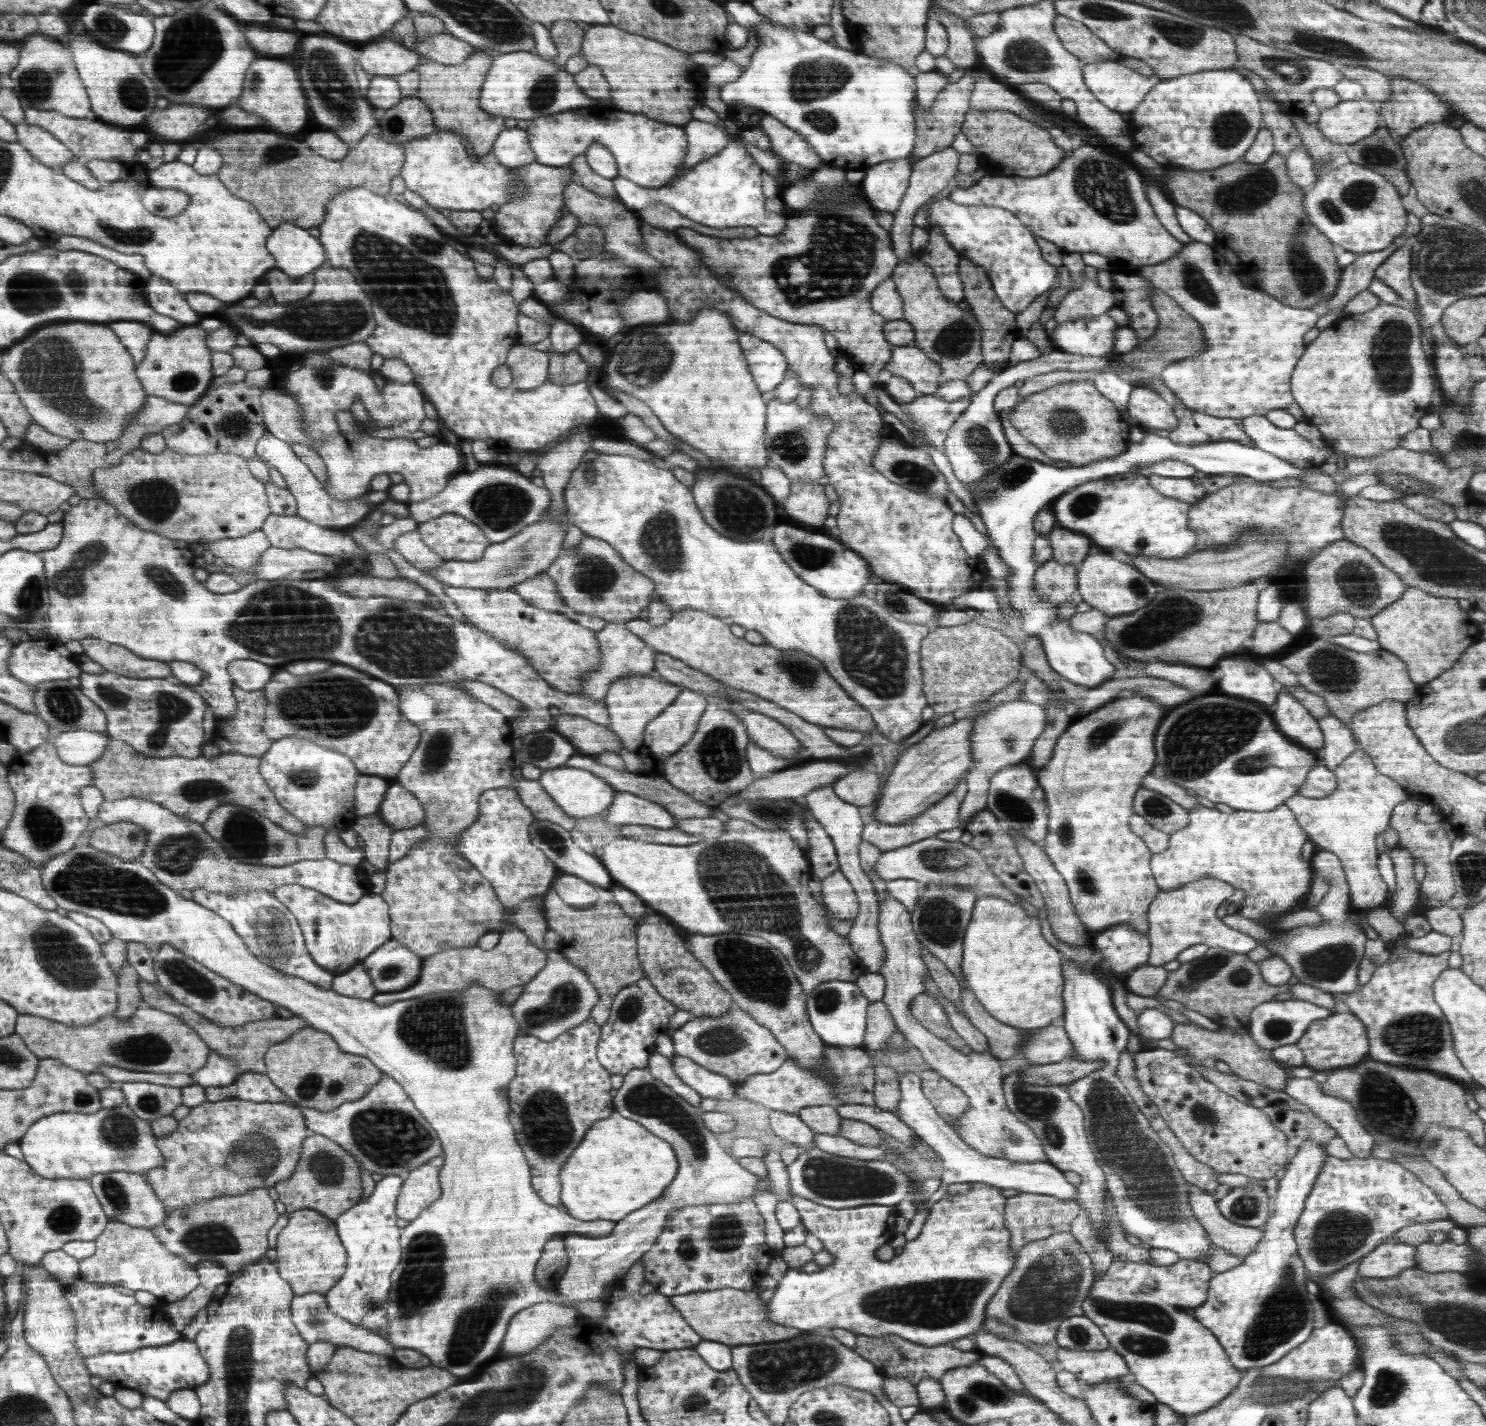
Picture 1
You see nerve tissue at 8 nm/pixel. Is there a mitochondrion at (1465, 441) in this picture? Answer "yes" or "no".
yes

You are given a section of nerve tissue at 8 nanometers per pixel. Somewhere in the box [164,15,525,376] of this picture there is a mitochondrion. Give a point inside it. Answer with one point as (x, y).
(416, 293)

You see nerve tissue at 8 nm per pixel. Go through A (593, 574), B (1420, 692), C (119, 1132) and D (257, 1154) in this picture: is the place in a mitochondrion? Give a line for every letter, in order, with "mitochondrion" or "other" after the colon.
A: mitochondrion
B: other
C: mitochondrion
D: mitochondrion

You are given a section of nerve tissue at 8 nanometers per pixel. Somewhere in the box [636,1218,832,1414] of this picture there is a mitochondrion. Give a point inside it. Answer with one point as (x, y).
(697, 1403)

